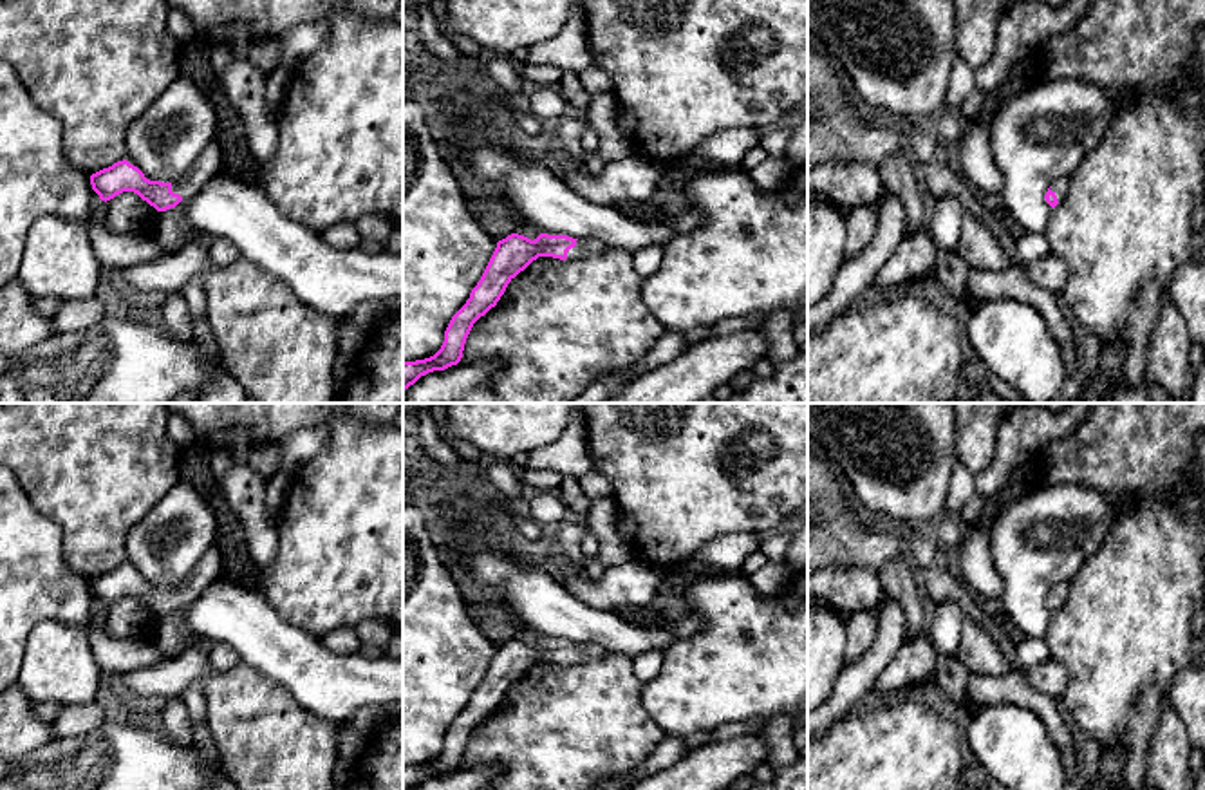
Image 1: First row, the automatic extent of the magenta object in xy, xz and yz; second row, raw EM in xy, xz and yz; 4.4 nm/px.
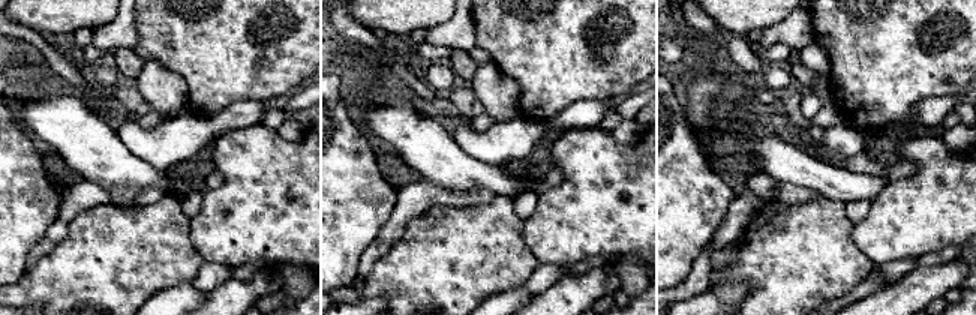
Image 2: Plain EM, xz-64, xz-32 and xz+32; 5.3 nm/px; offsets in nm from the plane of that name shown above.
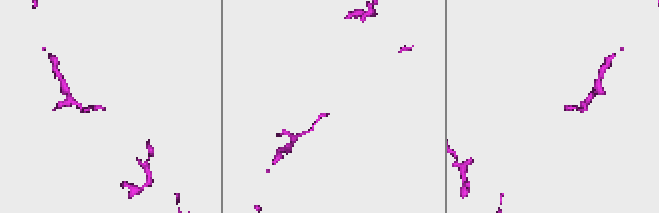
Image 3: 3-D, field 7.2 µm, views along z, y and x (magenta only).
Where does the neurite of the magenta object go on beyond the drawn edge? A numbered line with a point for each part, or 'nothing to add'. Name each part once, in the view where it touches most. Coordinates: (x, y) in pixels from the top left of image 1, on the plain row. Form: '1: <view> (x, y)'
1: xz (584, 653)

